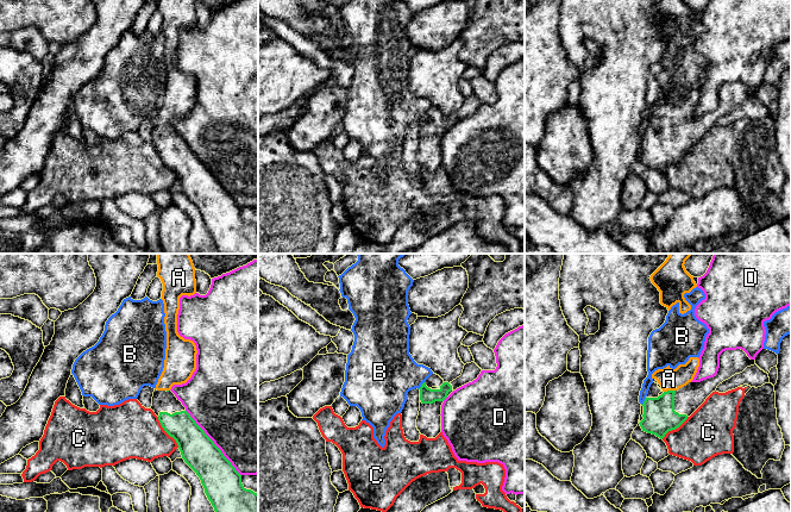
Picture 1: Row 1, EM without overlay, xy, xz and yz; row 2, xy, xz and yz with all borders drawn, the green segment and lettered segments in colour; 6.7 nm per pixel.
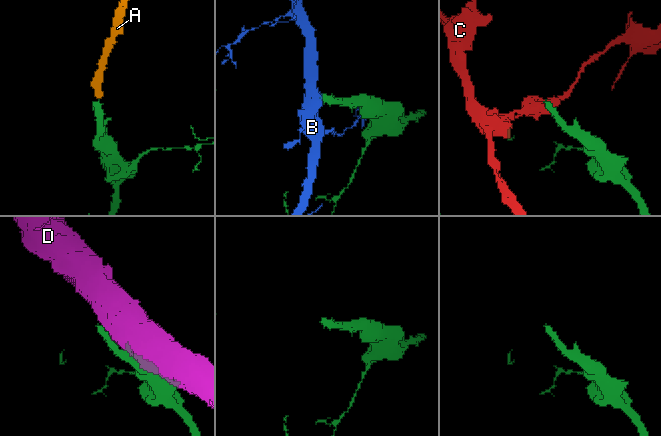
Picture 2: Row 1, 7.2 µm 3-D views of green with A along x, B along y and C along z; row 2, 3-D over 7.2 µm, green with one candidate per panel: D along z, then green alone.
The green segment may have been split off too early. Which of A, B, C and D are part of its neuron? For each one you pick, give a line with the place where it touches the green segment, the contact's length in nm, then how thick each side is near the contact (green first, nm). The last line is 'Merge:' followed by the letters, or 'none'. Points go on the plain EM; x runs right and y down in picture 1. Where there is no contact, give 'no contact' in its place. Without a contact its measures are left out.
A: meets green in yz at (669, 124); contact 80 nm long; 220 nm thick on the green side, 150 nm on the other
Merge: A

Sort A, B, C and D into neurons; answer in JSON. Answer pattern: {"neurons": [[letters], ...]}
{"neurons": [["A"], ["B"], ["C"], ["D"]]}

